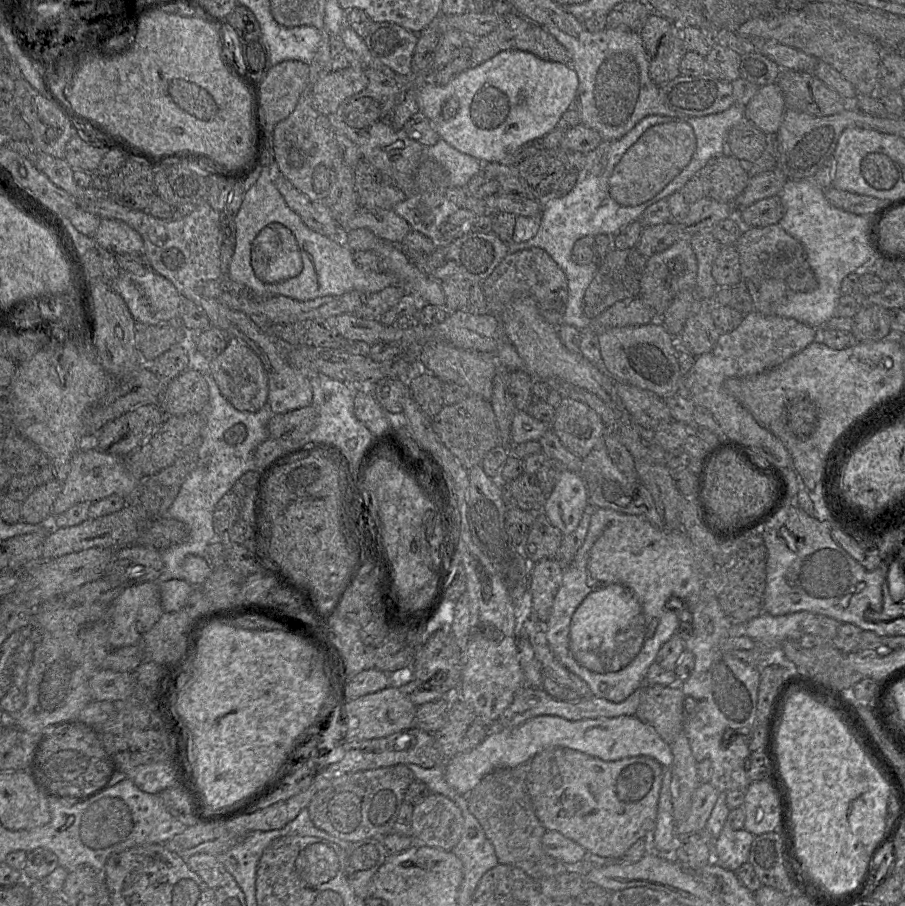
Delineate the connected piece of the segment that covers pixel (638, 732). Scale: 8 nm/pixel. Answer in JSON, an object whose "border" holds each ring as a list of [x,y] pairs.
{"border":[[[542,715],[533,717],[517,727],[494,729],[475,748],[446,760],[445,780],[459,794],[468,795],[481,779],[493,770],[519,766],[551,747],[567,747],[604,761],[648,756],[657,760],[664,768],[670,768],[673,763],[671,745],[636,715],[582,720]]]}

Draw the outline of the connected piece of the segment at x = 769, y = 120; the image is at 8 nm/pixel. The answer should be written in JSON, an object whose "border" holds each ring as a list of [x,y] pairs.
{"border":[[[777,83],[759,87],[752,100],[744,107],[746,119],[752,121],[767,136],[775,136],[780,128],[786,103]]]}

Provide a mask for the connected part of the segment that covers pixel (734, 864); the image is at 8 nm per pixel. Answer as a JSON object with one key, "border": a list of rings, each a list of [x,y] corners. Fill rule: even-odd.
{"border":[[[725,823],[719,837],[714,840],[714,862],[725,869],[736,871],[749,858],[755,836],[745,829],[734,830]]]}

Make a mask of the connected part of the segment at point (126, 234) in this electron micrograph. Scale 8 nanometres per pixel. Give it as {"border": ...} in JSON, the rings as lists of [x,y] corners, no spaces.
{"border":[[[103,218],[93,234],[96,244],[113,254],[133,253],[143,256],[141,235],[123,221]]]}

